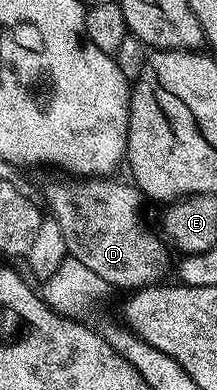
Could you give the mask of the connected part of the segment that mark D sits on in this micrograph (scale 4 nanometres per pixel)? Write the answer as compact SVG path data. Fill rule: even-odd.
M81 177L67 182L71 183L49 184L43 195L51 206L49 215L61 227L68 256L93 269L111 289L138 289L166 280L167 270L173 267L172 252L147 228L143 220L145 196L134 182L118 183L115 177Z

